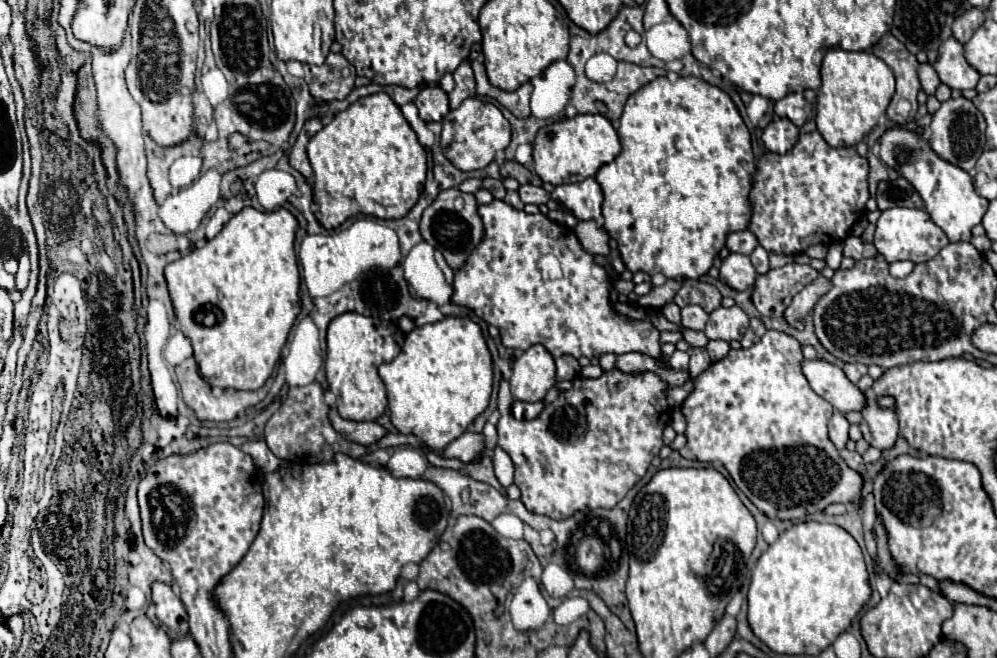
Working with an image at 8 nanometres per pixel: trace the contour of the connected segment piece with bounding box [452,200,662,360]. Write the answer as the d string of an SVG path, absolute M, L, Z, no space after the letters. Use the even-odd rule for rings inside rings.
M494 200L492 204L480 206L478 210L486 226L486 236L480 242L480 246L470 254L464 268L454 272L452 302L474 310L478 318L496 326L500 330L500 338L506 348L528 350L534 344L544 344L544 348L554 358L564 354L570 354L574 358L580 358L580 356L600 358L606 352L612 352L612 354L642 352L660 360L662 356L660 332L648 320L634 322L612 310L610 298L608 298L608 288L610 288L608 274L602 266L594 264L592 254L588 254L578 244L578 238L574 236L572 230L568 230L562 224L558 226L544 214L526 214L524 210L516 210L504 200ZM544 254L554 254L560 260L560 266L562 266L560 280L542 278L538 260Z

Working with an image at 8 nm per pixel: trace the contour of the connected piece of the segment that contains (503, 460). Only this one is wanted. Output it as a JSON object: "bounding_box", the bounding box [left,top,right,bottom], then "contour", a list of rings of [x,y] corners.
{"bounding_box":[492,448,514,488],"contour":[[[496,448],[494,454],[492,454],[492,462],[494,462],[496,478],[500,480],[500,484],[504,488],[508,488],[514,482],[514,464],[512,464],[512,458],[502,448]]]}

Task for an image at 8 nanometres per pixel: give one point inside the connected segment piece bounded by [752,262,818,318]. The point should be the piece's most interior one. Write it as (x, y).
(772, 292)

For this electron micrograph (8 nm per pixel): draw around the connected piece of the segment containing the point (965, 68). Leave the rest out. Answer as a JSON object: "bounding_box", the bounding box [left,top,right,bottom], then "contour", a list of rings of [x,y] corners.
{"bounding_box":[934,38,980,90],"contour":[[[948,38],[946,42],[940,44],[934,70],[940,82],[952,90],[974,88],[980,78],[980,74],[966,62],[964,48],[956,38]]]}

